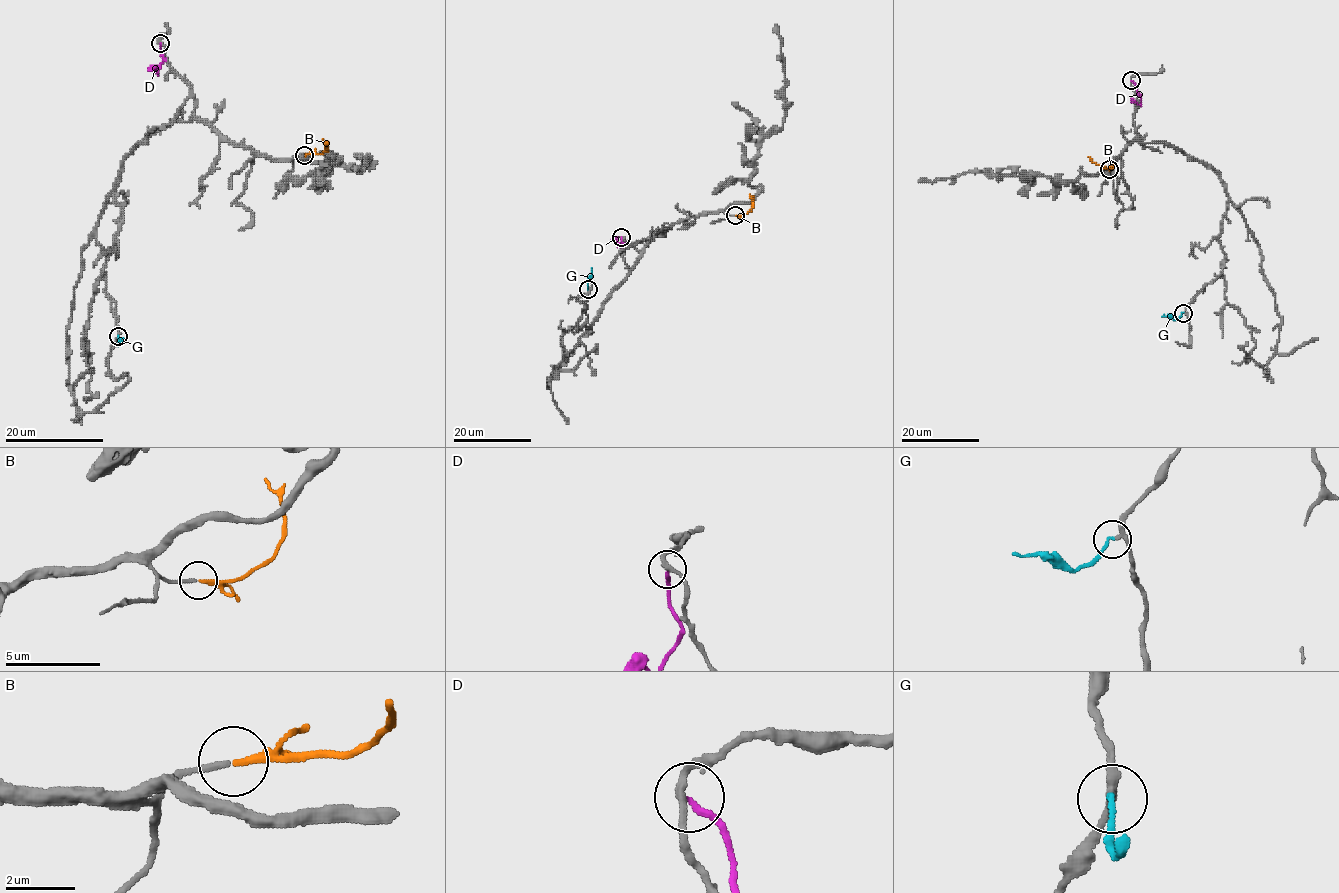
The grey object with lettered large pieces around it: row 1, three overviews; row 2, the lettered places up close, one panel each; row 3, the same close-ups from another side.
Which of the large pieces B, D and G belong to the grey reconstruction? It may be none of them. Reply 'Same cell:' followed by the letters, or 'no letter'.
Same cell: B

